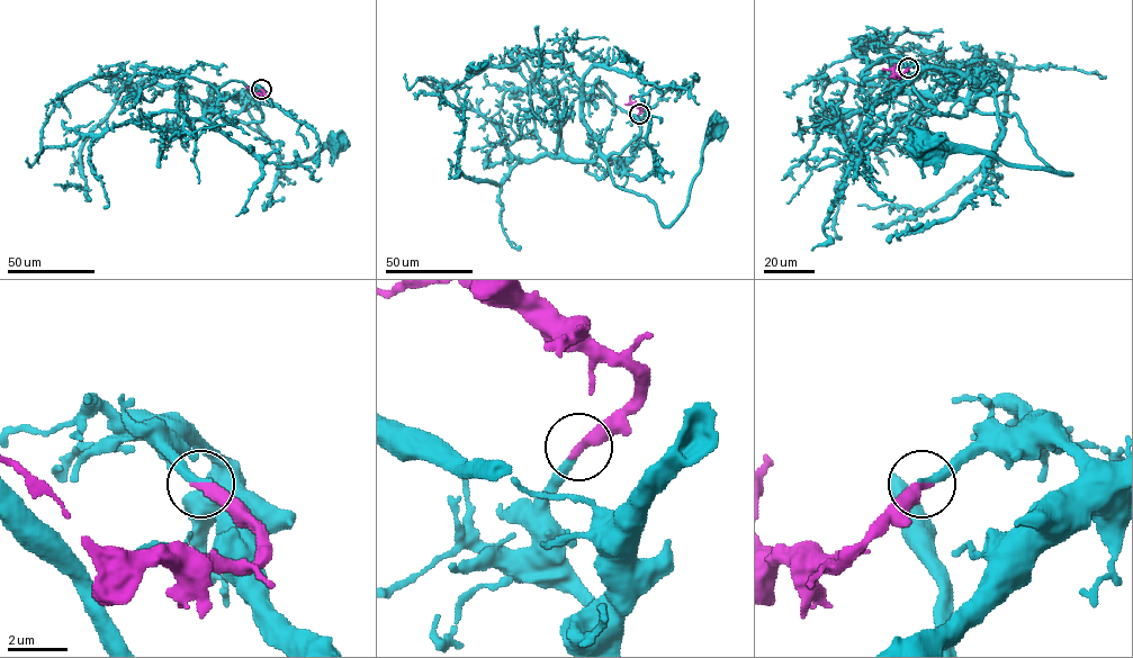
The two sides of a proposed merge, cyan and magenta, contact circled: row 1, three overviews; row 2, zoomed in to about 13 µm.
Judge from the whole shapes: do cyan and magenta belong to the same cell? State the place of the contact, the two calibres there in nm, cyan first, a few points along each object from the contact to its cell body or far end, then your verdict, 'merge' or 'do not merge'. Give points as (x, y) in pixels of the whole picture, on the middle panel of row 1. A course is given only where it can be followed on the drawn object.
(639, 114) | 280/400 nm | cyan via (639, 114), (636, 153), (607, 159), (609, 172), (620, 188), (650, 200), (665, 226), (684, 208), (717, 122) | magenta via (639, 114), (641, 109), (625, 104) | merge

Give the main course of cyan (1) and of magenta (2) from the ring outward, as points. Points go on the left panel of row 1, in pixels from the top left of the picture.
1: (261, 89), (228, 119), (245, 123), (260, 133), (281, 163), (303, 162), (334, 140), (339, 142)
2: (261, 89), (263, 93), (255, 93), (246, 87)

